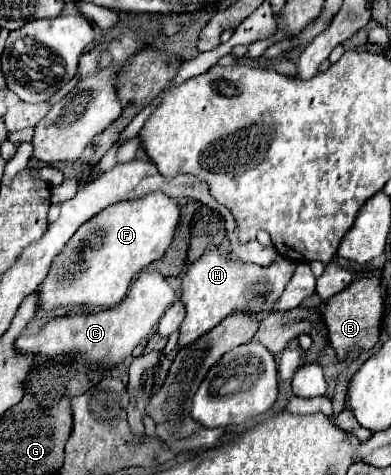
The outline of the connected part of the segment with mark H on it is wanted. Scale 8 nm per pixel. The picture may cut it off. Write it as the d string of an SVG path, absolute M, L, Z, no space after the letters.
M226 249L206 251L200 259L188 265L188 271L182 279L182 303L186 305L186 317L180 325L182 347L196 341L200 335L208 333L214 325L218 325L228 313L238 309L262 313L262 319L270 313L272 303L282 295L286 283L294 273L294 265L290 259L278 257L278 263L270 267L258 267L254 263L236 261L236 257Z

